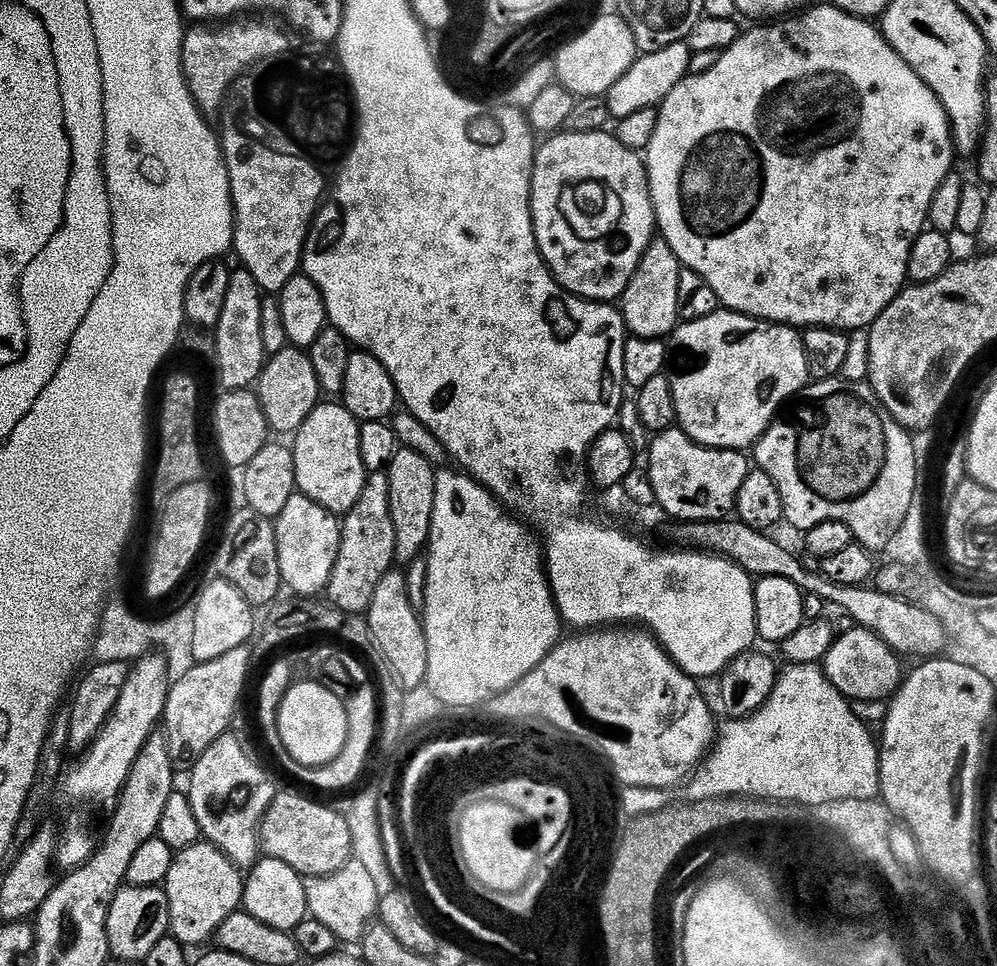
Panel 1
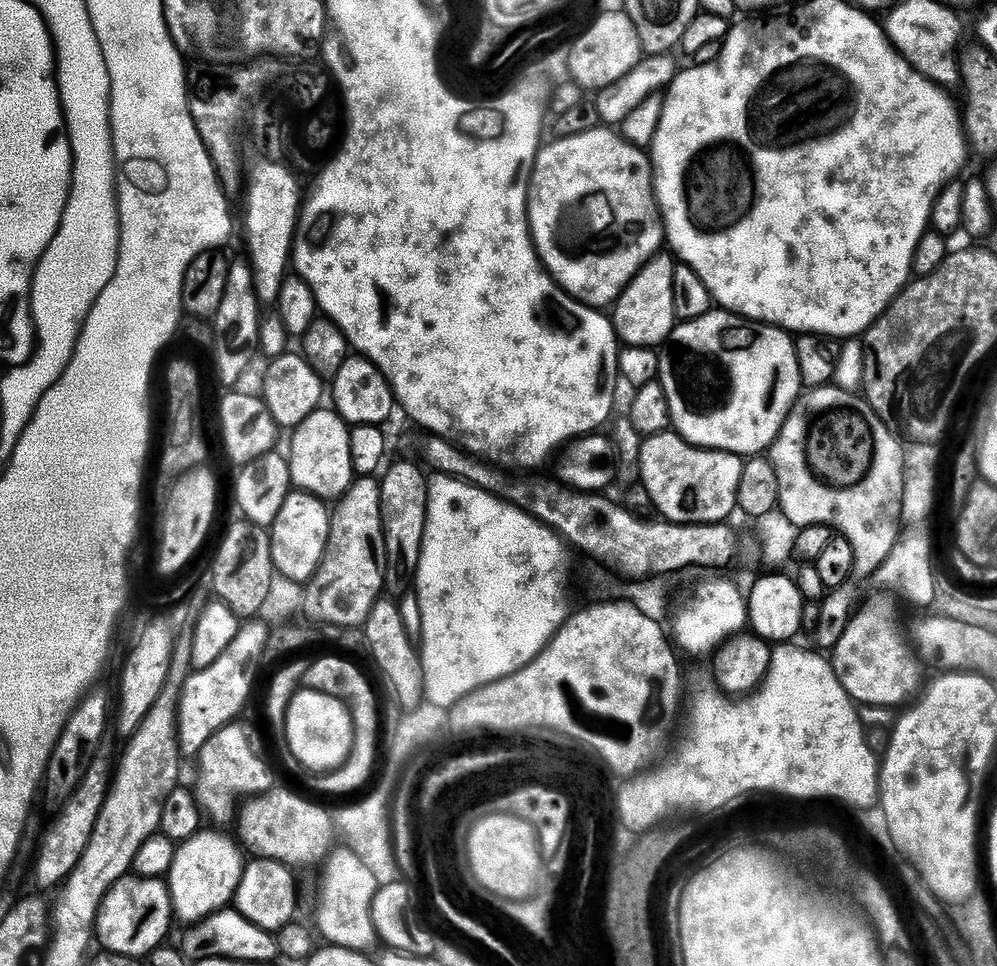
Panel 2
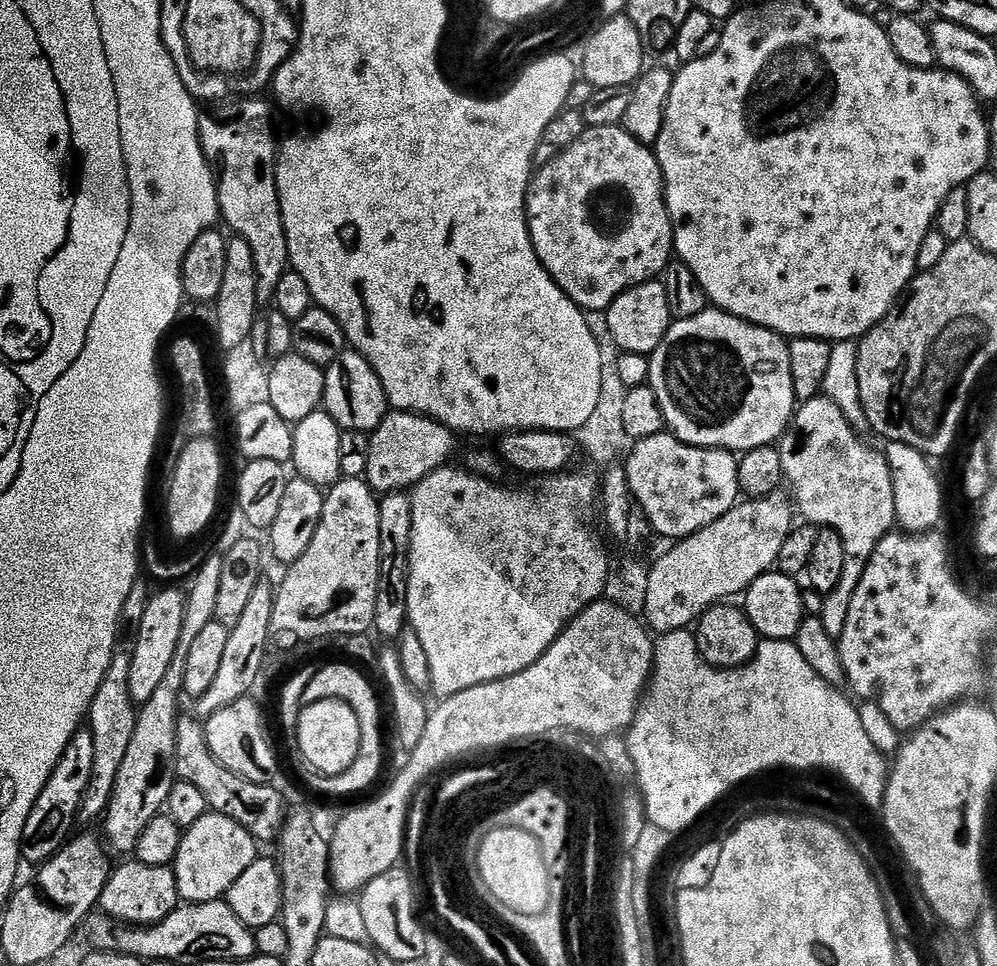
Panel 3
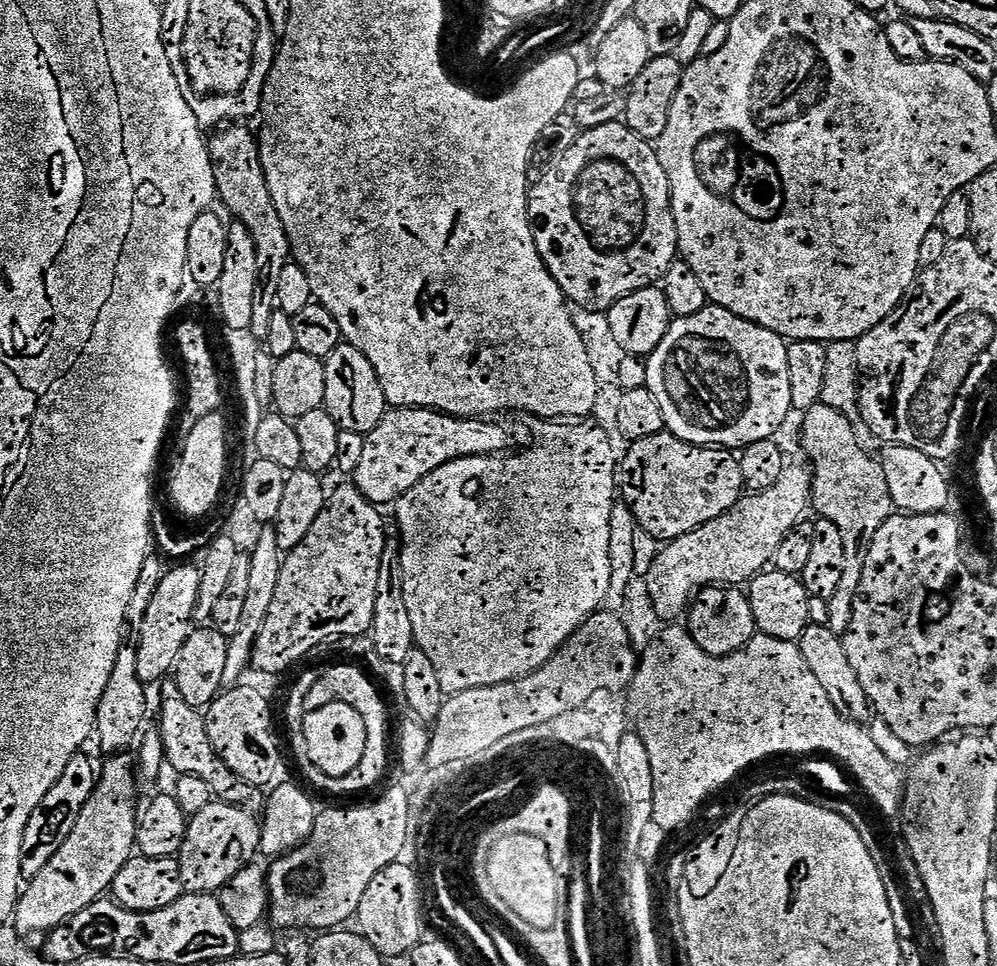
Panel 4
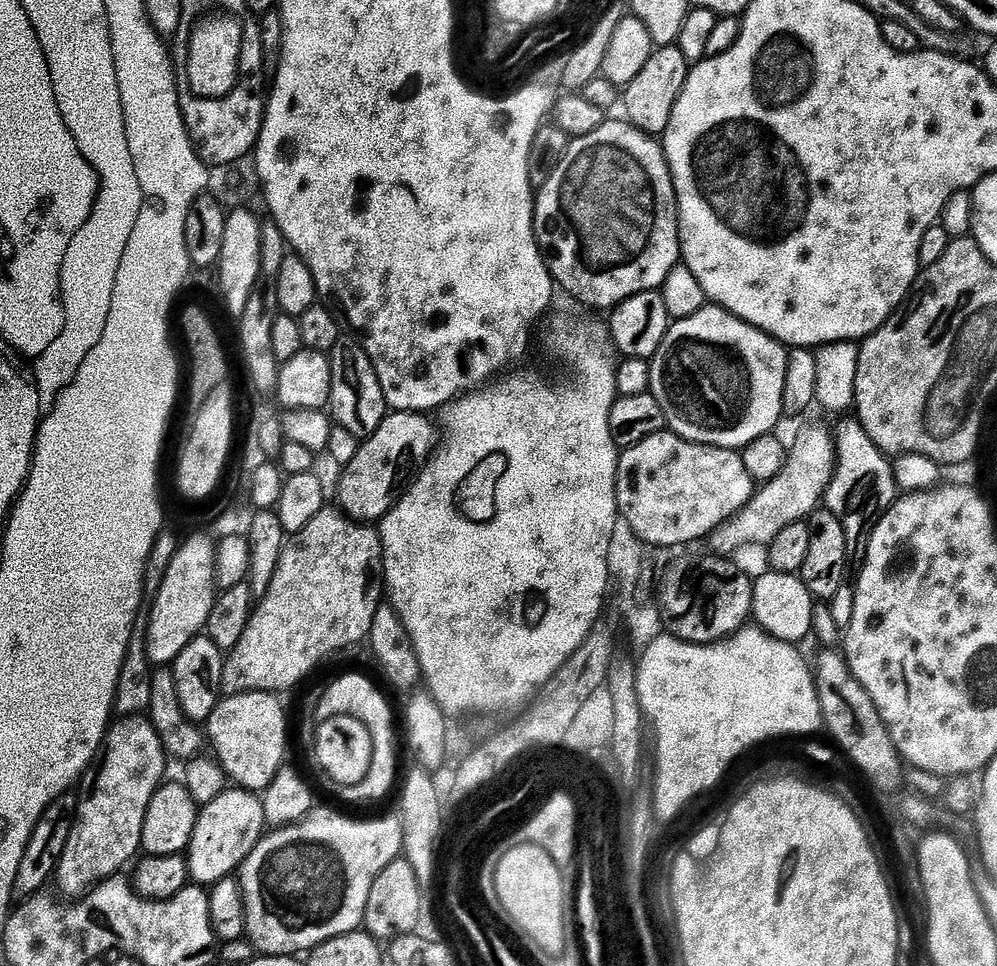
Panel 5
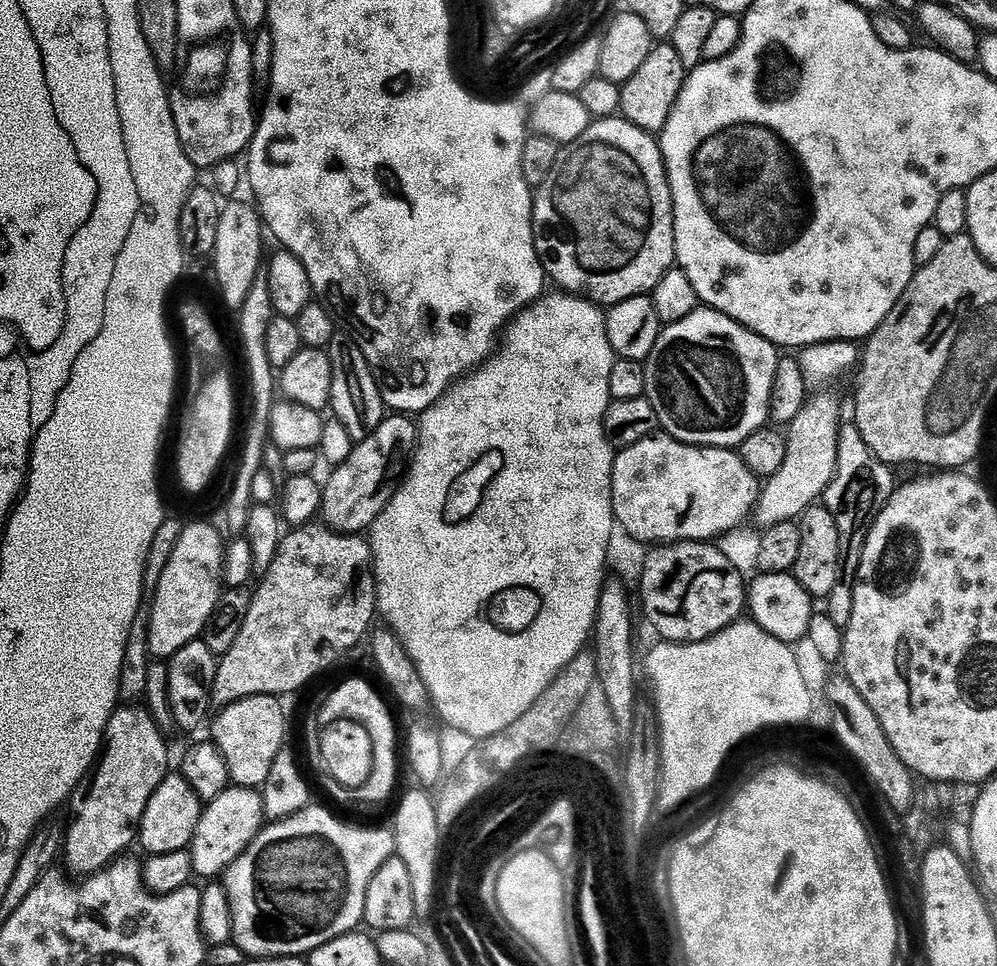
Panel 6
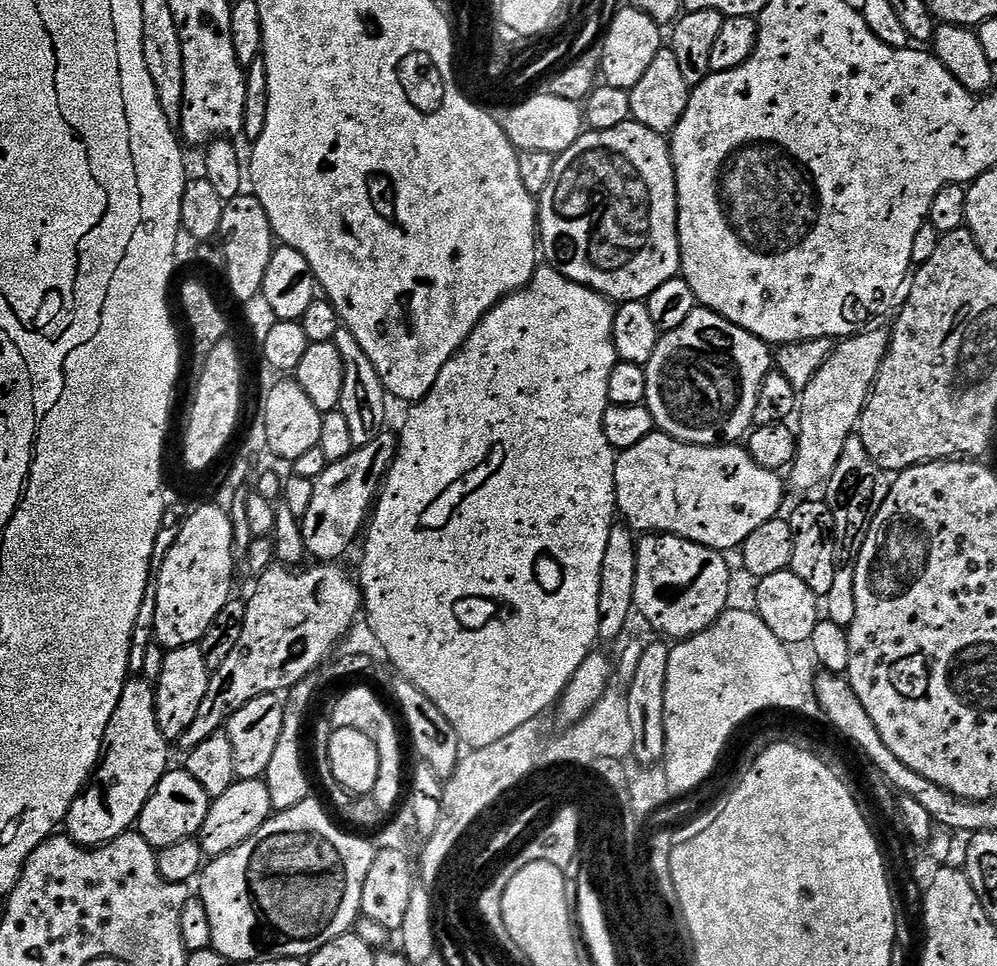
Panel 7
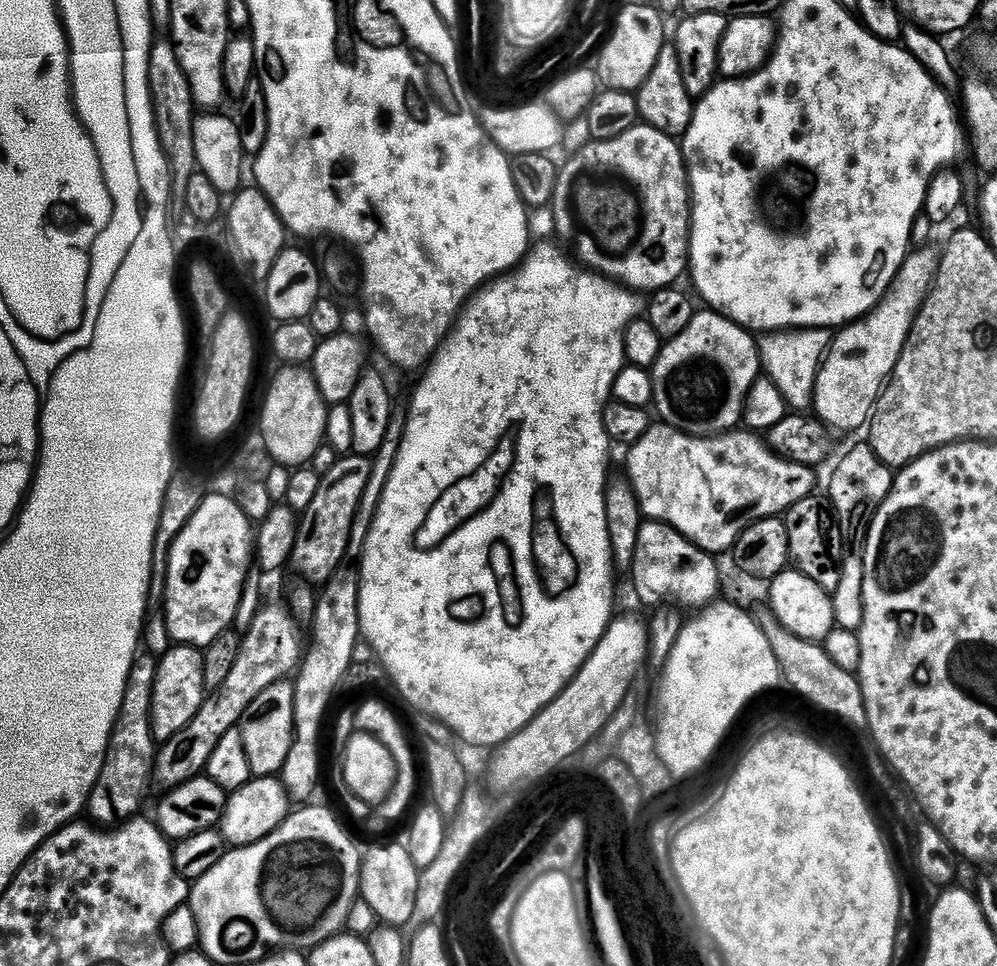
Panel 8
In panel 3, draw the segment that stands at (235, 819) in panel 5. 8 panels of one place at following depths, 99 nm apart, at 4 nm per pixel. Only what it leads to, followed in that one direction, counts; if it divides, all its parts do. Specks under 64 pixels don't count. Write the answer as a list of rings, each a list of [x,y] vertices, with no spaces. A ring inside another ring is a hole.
[[[209,811],[207,816],[198,818],[181,835],[180,849],[176,855],[174,871],[181,901],[190,904],[205,904],[211,900],[227,897],[230,886],[242,878],[242,870],[258,858],[258,842],[245,828],[230,818]]]

